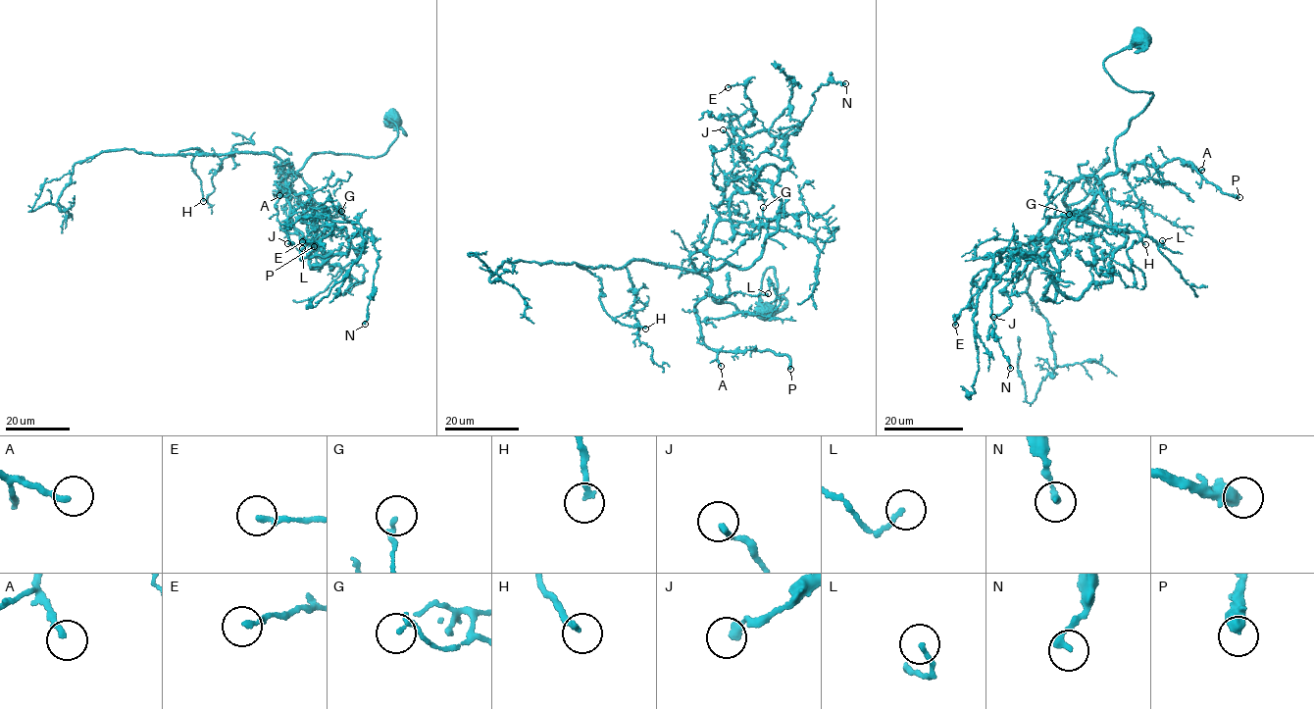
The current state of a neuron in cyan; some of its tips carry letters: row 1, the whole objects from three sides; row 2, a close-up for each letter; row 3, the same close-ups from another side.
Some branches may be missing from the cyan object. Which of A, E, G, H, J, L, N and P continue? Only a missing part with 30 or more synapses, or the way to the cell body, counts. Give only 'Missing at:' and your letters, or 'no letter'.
Missing at: H, P

